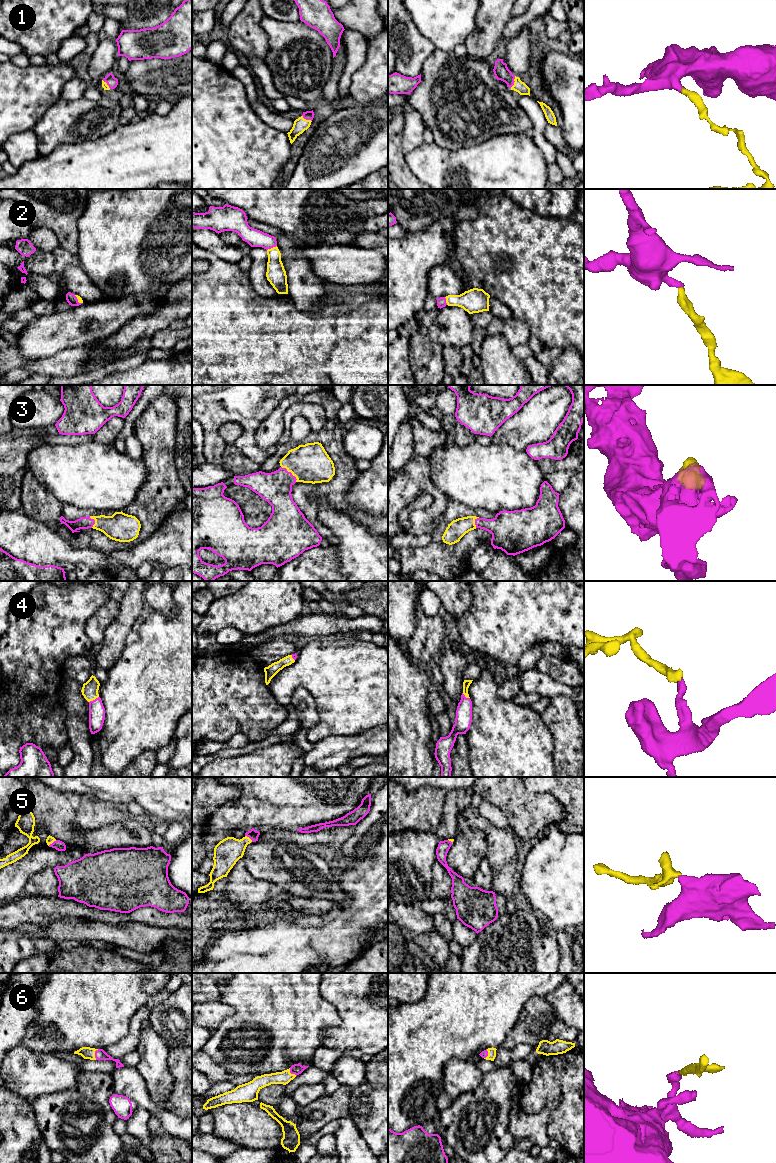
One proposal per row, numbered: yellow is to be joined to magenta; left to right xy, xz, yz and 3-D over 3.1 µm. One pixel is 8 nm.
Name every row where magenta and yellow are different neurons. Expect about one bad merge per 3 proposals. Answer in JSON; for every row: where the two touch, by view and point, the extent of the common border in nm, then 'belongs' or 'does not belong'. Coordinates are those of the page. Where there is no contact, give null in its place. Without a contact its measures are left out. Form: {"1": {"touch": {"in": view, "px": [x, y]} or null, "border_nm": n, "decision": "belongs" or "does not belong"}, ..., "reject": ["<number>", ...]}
{"1": {"touch": {"in": "yz", "px": [514, 81]}, "border_nm": 100, "decision": "belongs"}, "2": {"touch": {"in": "xz", "px": [271, 247]}, "border_nm": 90, "decision": "belongs"}, "3": {"touch": {"in": "xz", "px": [290, 472]}, "border_nm": 180, "decision": "belongs"}, "4": {"touch": {"in": "xy", "px": [93, 700]}, "border_nm": 90, "decision": "belongs"}, "5": {"touch": {"in": "xz", "px": [249, 837]}, "border_nm": 80, "decision": "belongs"}, "6": {"touch": {"in": "xy", "px": [95, 1054]}, "border_nm": 90, "decision": "belongs"}, "reject": []}

